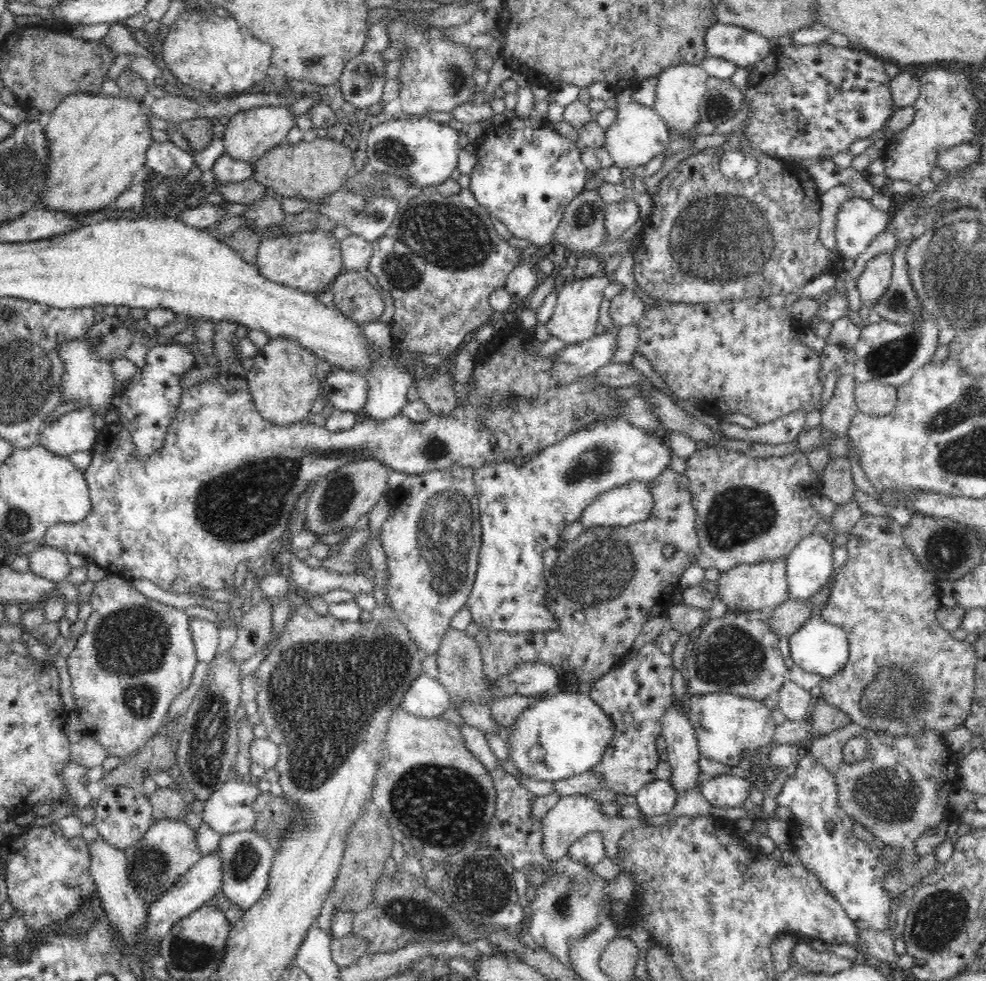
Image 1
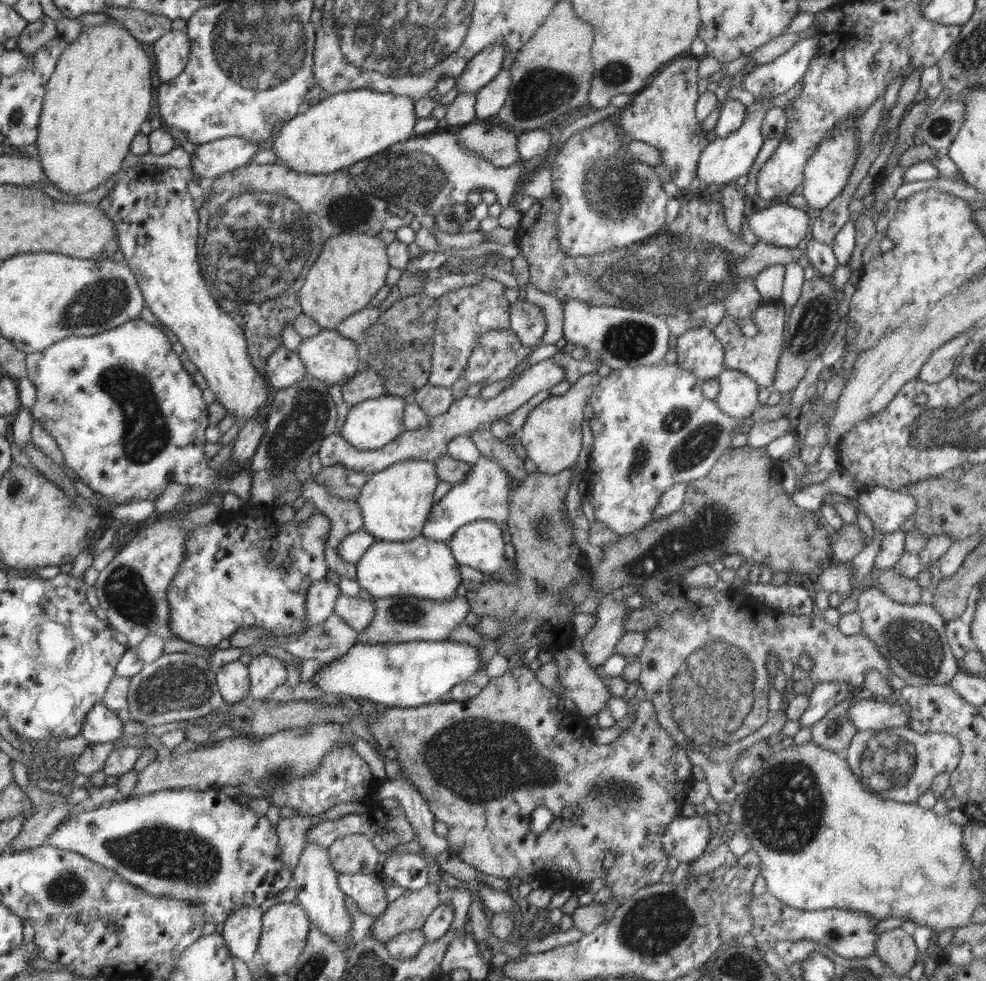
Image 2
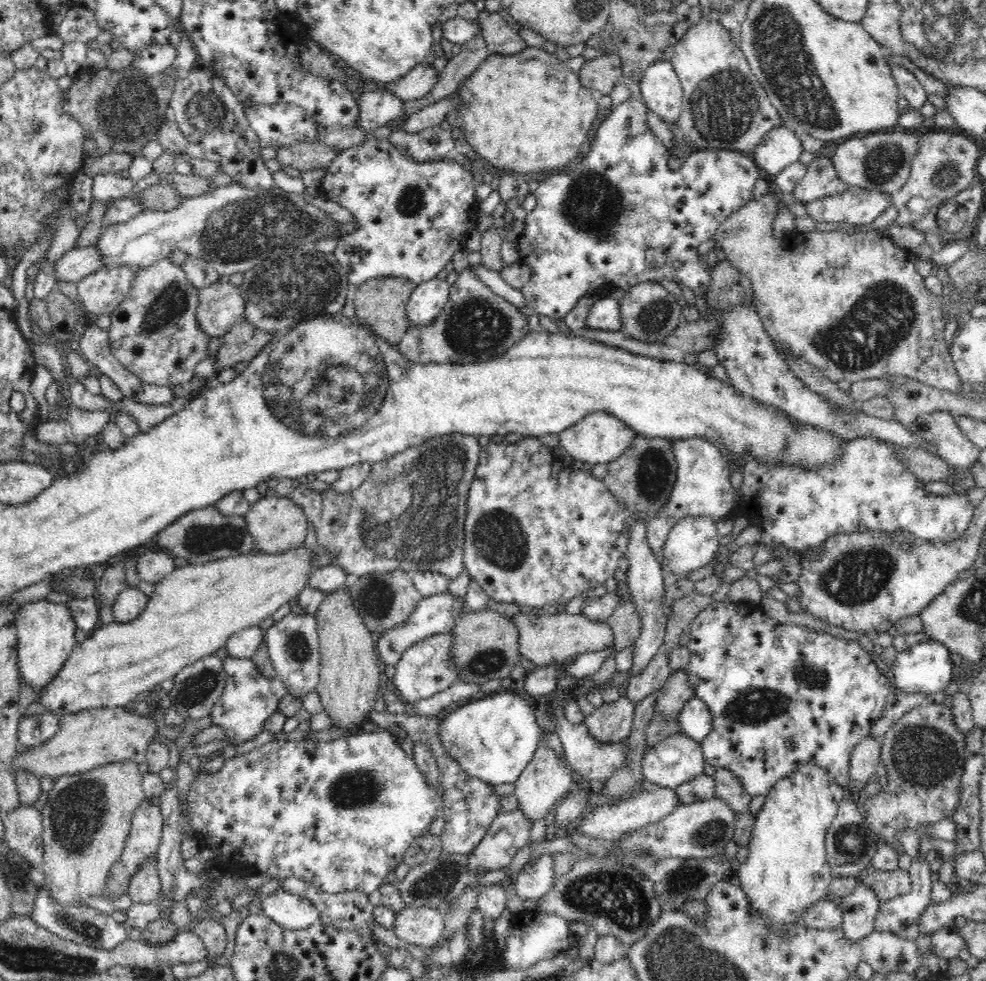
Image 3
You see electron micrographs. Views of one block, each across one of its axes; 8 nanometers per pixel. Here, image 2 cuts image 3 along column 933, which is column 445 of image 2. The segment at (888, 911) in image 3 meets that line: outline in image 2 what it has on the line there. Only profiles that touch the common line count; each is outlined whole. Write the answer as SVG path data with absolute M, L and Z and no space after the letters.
M402 774L394 780L386 780L378 788L378 798L397 798L399 804L406 814L406 820L414 830L415 838L420 843L419 854L424 858L428 866L430 881L432 883L444 882L442 869L436 864L436 858L449 850L447 838L442 838L434 832L434 814L430 806L415 786Z

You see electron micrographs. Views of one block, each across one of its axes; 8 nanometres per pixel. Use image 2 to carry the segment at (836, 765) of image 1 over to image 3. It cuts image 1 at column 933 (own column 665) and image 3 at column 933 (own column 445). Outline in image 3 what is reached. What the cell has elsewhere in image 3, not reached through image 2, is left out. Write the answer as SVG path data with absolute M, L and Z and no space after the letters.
M940 699L928 700L926 704L909 710L884 736L881 760L886 768L887 781L884 781L883 789L877 795L870 795L866 799L866 817L863 818L863 822L868 824L872 832L880 835L882 840L895 847L898 847L898 834L907 828L915 829L920 835L920 840L932 838L924 827L943 818L951 818L957 807L961 776L968 756L965 750L965 735L958 730L951 709Z

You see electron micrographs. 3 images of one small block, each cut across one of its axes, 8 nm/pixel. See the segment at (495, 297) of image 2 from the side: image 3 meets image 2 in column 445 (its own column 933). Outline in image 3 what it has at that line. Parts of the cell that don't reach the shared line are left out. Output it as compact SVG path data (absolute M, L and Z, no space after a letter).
M774 191L762 195L758 200L752 200L748 205L742 206L739 210L732 212L730 217L724 221L716 234L713 236L715 248L721 248L725 252L725 258L728 259L734 268L737 268L742 274L745 274L752 285L752 293L754 293L754 307L766 332L778 342L784 353L795 356L795 358L803 358L815 366L826 378L837 383L839 380L850 383L859 380L868 380L883 378L887 375L898 375L912 378L914 381L933 386L940 390L952 391L953 393L960 392L965 385L960 379L960 375L956 373L956 367L952 362L949 347L944 339L944 328L948 322L941 310L941 304L944 302L942 295L936 296L932 294L926 287L924 277L916 271L915 261L917 257L907 249L902 249L896 246L891 238L884 232L868 231L868 232L818 232L816 230L799 233L794 232L783 239L777 239L772 234L772 226L778 212L785 205L776 197Z

